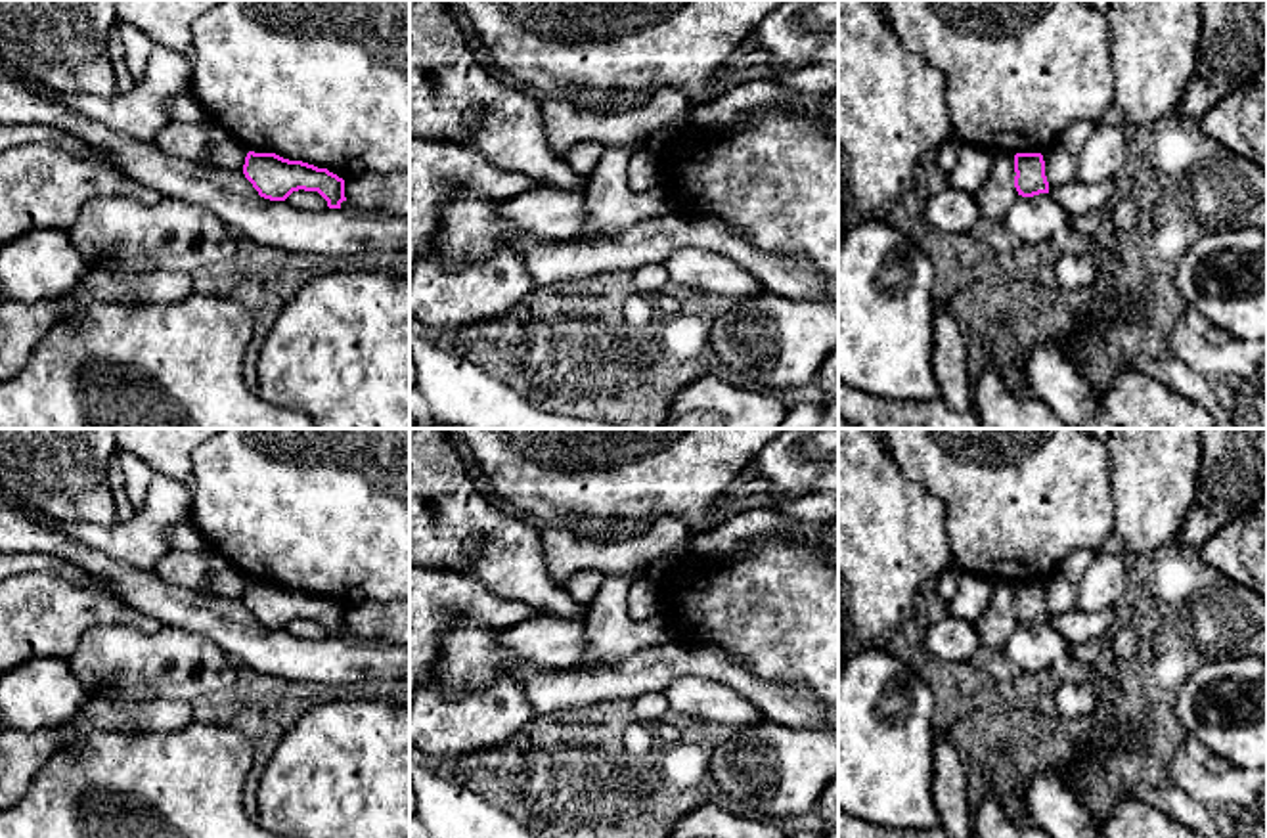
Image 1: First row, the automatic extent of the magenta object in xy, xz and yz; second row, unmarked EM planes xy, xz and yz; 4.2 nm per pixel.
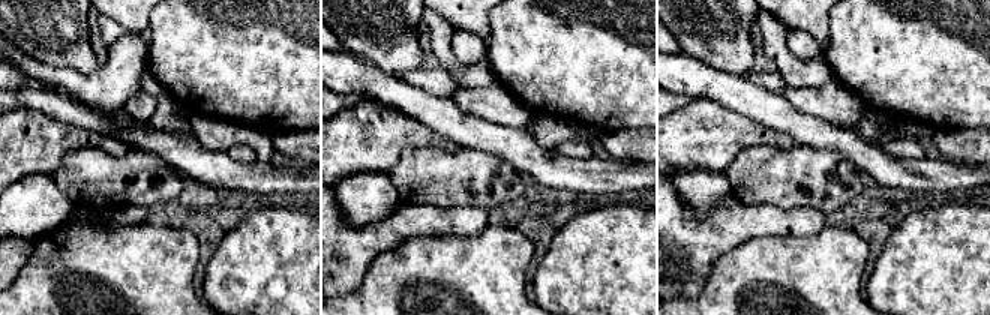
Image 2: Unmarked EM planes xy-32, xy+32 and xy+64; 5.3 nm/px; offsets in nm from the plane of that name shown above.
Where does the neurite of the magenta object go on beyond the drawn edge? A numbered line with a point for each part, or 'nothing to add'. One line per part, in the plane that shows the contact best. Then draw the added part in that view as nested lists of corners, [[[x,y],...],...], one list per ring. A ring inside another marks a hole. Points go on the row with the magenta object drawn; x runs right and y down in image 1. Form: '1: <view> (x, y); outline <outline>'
nothing to add

